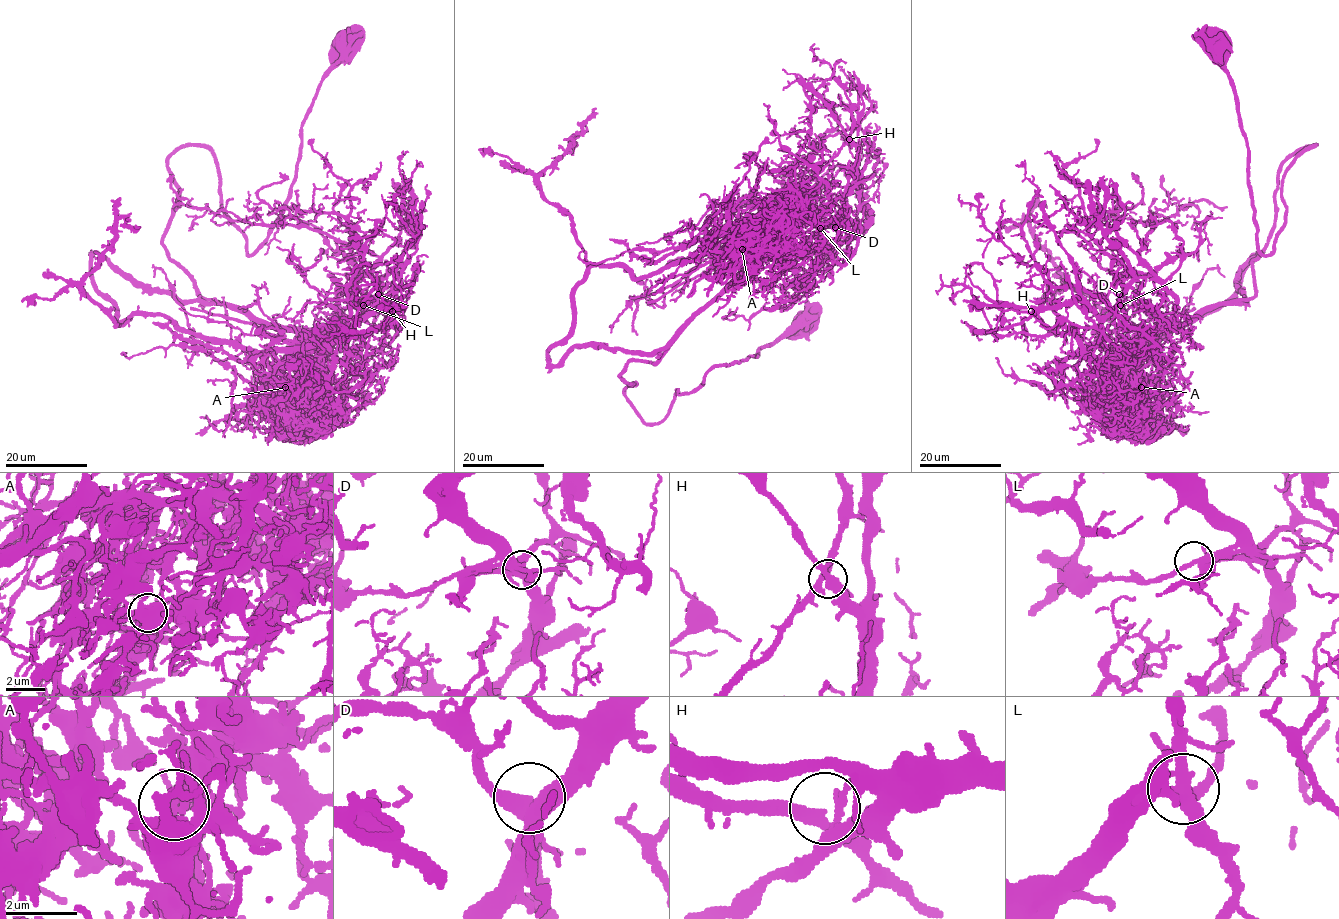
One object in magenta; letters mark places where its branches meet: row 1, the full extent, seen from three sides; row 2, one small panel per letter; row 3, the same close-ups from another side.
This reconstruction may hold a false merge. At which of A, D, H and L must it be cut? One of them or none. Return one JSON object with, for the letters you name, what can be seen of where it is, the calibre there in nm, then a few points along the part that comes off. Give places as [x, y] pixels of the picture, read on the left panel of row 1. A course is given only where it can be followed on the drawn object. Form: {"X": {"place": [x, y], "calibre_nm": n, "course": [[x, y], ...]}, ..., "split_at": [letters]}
{"A": {"place": [285, 387], "calibre_nm": 360, "course": [[284, 387], [289, 393], [299, 380], [294, 349], [283, 339], [269, 335], [254, 324], [190, 307]]}, "split_at": ["A"]}

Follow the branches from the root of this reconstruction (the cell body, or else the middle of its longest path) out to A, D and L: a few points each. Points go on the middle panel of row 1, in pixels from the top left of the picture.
A: (802, 318), (757, 355), (677, 390), (659, 422), (643, 421), (622, 368), (654, 363), (768, 251), (741, 248)
D: (802, 318), (677, 390), (657, 423), (626, 396), (630, 361), (654, 363), (762, 256), (835, 227)
L: (802, 318), (677, 390), (657, 423), (626, 396), (630, 361), (654, 363), (762, 256), (799, 253), (820, 228)

